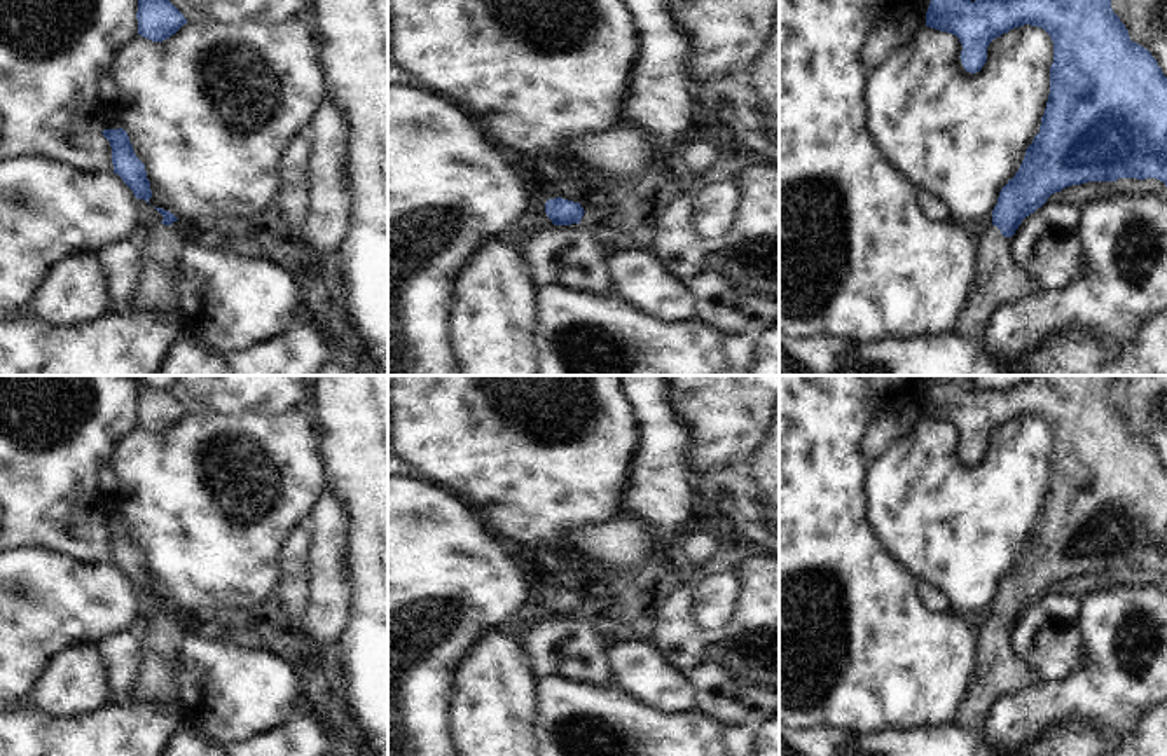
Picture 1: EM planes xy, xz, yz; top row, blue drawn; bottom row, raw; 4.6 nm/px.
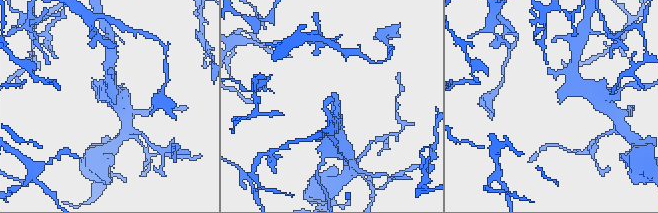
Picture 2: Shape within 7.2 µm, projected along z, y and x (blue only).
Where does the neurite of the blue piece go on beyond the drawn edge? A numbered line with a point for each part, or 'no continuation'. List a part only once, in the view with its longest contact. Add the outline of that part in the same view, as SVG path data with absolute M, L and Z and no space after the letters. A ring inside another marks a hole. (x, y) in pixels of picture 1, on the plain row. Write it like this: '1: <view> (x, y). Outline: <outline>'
1: yz (1000, 673). Outline: M991 615L980 629L975 672L954 725L980 732L996 700L1038 683L1038 674L1013 653L1010 629Z

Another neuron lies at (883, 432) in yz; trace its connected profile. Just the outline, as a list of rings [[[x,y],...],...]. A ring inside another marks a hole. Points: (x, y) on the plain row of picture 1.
[[[912,407],[894,417],[884,414],[874,417],[860,445],[865,461],[868,464],[879,461],[896,440],[903,438],[912,430],[915,421],[917,416]]]

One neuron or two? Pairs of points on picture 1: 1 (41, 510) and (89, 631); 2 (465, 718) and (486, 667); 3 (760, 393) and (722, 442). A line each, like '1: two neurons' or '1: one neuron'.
1: two neurons
2: one neuron
3: one neuron

